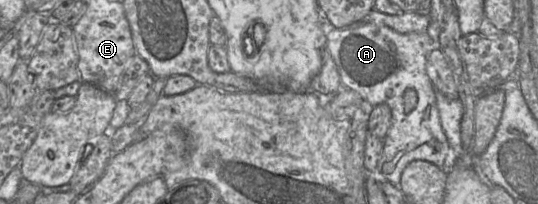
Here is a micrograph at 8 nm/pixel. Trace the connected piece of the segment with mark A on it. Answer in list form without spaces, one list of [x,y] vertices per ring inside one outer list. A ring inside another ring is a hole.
[[[360,22],[343,29],[328,29],[326,31],[325,47],[337,66],[342,87],[356,91],[367,106],[374,107],[384,103],[391,109],[391,126],[384,138],[383,150],[378,161],[376,174],[398,186],[403,170],[414,160],[425,160],[444,170],[450,170],[457,163],[459,158],[456,158],[456,154],[451,148],[441,126],[439,110],[436,104],[436,88],[426,73],[427,56],[434,49],[441,49],[439,42],[434,42],[427,32],[402,34],[388,26]],[[408,88],[416,91],[417,104],[410,113],[406,114],[404,112],[403,94]],[[403,150],[405,150],[405,153],[398,159],[393,170],[390,173],[385,172],[384,164],[391,162]]]

